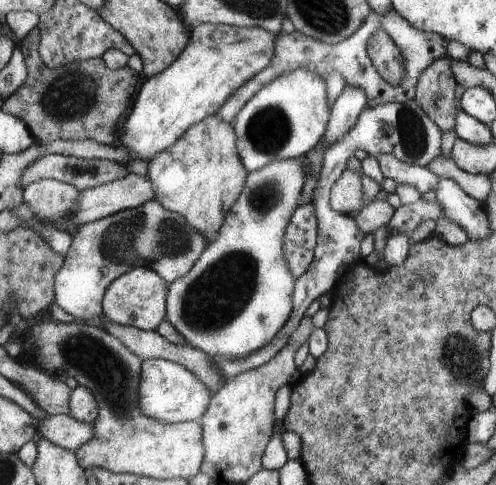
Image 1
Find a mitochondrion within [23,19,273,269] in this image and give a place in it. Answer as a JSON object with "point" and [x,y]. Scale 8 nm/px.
{"point":[130,238]}

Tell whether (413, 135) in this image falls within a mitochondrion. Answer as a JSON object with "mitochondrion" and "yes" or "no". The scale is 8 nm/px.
{"mitochondrion":"yes"}

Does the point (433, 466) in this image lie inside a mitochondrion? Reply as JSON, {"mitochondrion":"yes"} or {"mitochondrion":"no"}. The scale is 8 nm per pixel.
{"mitochondrion":"no"}

